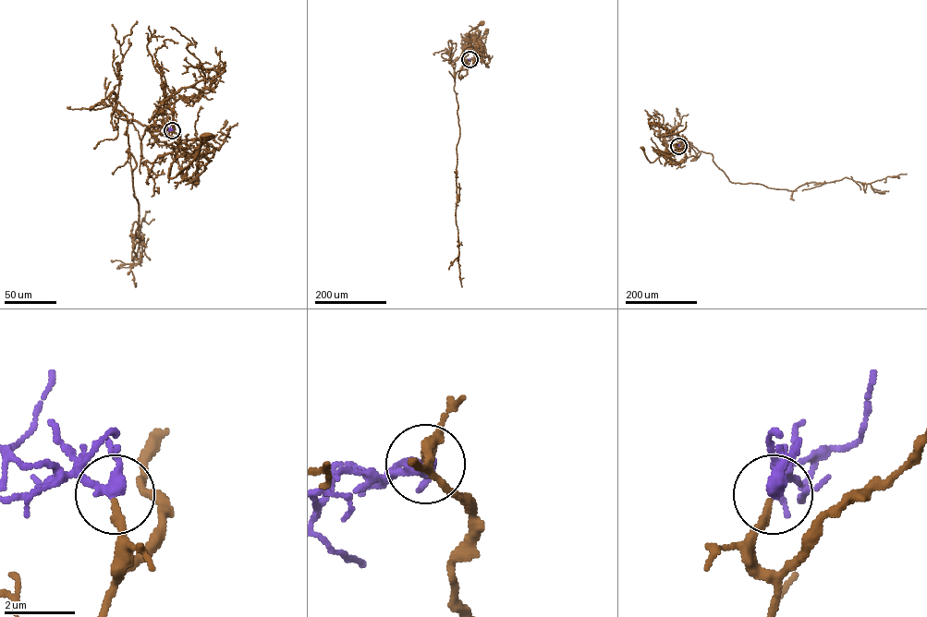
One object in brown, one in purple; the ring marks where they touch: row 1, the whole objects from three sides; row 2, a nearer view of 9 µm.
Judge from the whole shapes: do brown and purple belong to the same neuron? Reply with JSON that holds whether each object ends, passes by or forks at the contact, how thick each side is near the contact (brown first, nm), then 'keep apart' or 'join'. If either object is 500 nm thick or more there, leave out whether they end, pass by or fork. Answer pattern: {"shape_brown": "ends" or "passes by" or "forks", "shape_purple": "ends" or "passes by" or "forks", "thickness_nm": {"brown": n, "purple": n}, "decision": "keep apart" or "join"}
{"shape_brown": "ends", "shape_purple": "passes by", "thickness_nm": {"brown": 200, "purple": 300}, "decision": "join"}

